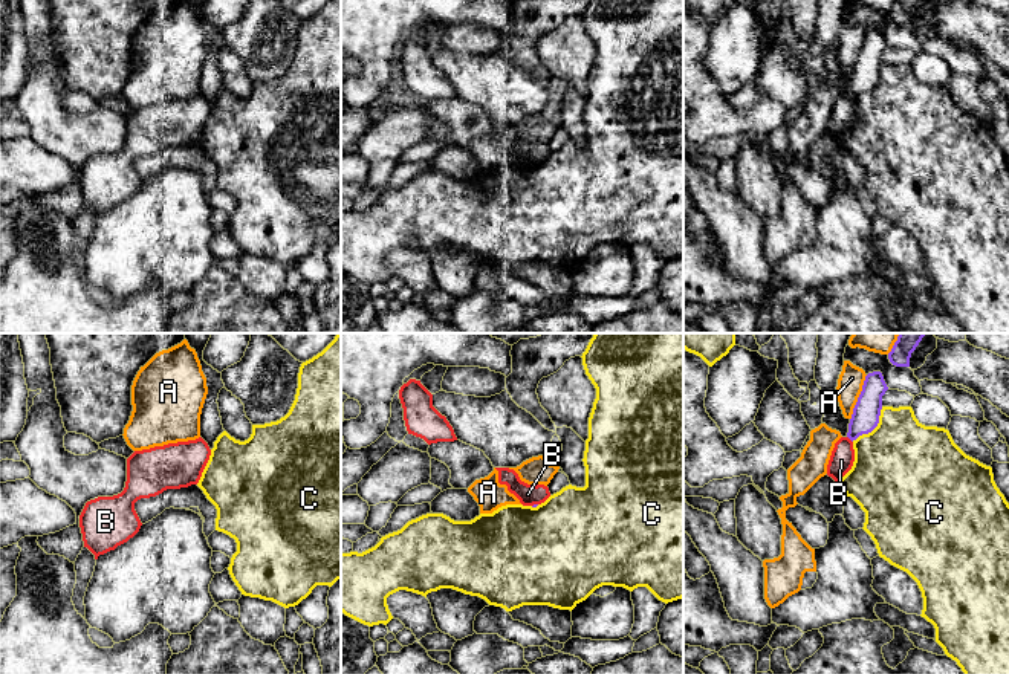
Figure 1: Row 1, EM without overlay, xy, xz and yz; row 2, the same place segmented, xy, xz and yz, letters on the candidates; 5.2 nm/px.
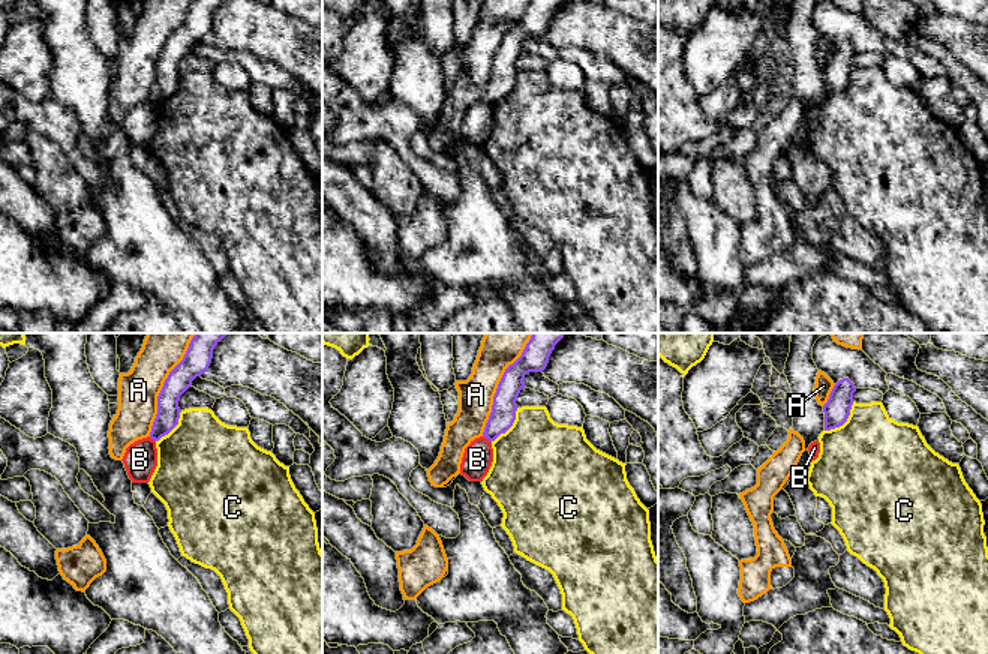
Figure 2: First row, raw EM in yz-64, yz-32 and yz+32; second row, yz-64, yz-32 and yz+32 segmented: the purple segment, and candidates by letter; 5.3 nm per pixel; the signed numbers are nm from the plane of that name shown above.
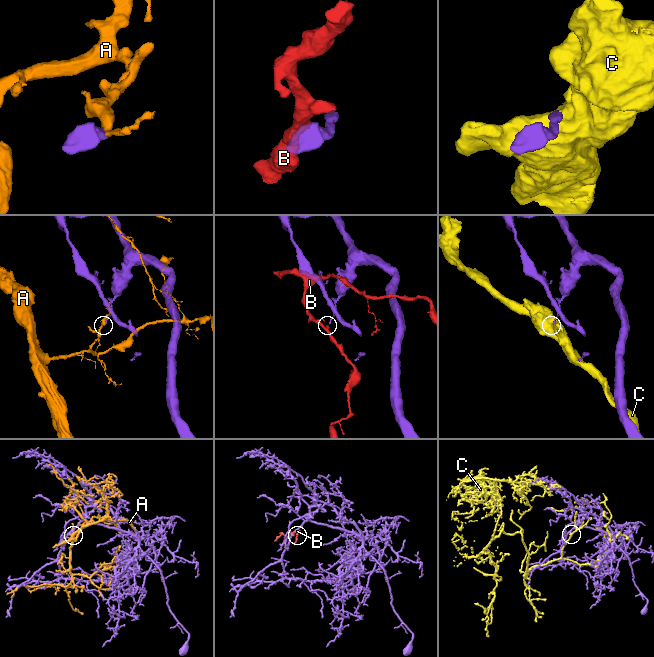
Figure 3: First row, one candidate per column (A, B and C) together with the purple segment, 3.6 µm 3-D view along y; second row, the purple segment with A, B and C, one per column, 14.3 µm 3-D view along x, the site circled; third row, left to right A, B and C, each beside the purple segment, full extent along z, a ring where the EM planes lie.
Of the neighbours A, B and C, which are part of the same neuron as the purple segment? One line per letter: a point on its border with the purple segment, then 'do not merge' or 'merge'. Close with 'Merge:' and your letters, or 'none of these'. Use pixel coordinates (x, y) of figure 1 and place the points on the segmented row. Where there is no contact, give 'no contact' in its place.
A: contact yz (858, 398); do not merge
B: contact yz (849, 437); do not merge
C: contact yz (873, 428); do not merge
Merge: none of these

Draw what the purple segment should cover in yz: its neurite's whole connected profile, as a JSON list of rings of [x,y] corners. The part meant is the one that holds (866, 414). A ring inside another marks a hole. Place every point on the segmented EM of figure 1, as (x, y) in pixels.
[[[873,371],[865,376],[862,391],[848,423],[847,437],[852,442],[862,434],[871,433],[878,426],[882,410],[882,396],[887,390],[888,387],[881,371]]]

